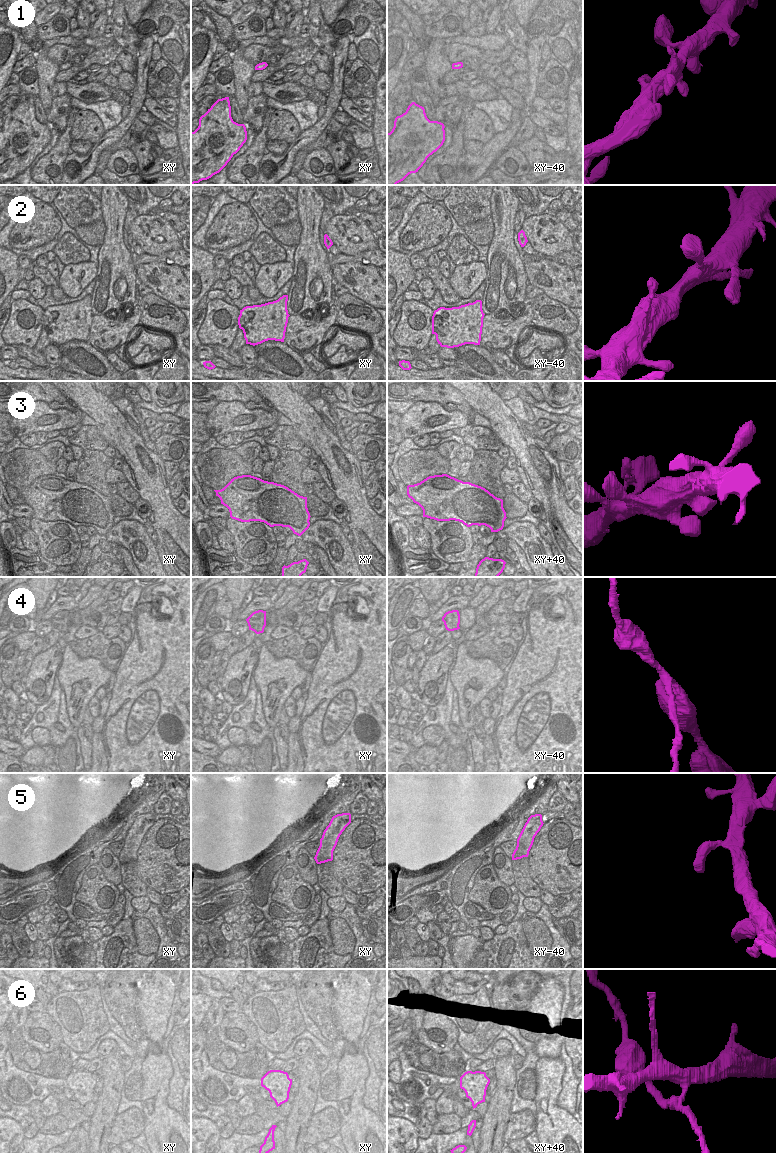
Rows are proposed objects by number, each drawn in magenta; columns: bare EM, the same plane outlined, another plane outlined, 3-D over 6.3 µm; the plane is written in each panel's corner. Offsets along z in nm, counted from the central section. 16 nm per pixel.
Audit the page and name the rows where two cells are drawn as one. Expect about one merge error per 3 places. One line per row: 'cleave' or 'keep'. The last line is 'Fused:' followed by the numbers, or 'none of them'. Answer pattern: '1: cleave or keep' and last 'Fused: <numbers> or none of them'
1: keep
2: keep
3: keep
4: keep
5: cleave
6: cleave
Fused: 5, 6

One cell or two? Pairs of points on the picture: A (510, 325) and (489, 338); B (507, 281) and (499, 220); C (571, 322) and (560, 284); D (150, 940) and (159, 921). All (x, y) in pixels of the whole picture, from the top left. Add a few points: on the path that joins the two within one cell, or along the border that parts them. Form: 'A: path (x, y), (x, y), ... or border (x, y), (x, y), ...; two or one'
A: path (505, 329), (494, 336); one
B: path (505, 266), (503, 260), (503, 235); one
C: border (545, 294), (562, 302), (569, 308); two
D: border (143, 916), (150, 922), (158, 934); two

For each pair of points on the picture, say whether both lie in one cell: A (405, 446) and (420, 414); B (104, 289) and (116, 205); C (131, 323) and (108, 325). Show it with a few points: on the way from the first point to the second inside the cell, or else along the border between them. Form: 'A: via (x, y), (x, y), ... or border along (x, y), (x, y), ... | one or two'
A: border along (412, 438), (404, 439) | two
B: via (113, 268), (114, 226) | one
C: via (125, 323), (114, 325) | one

